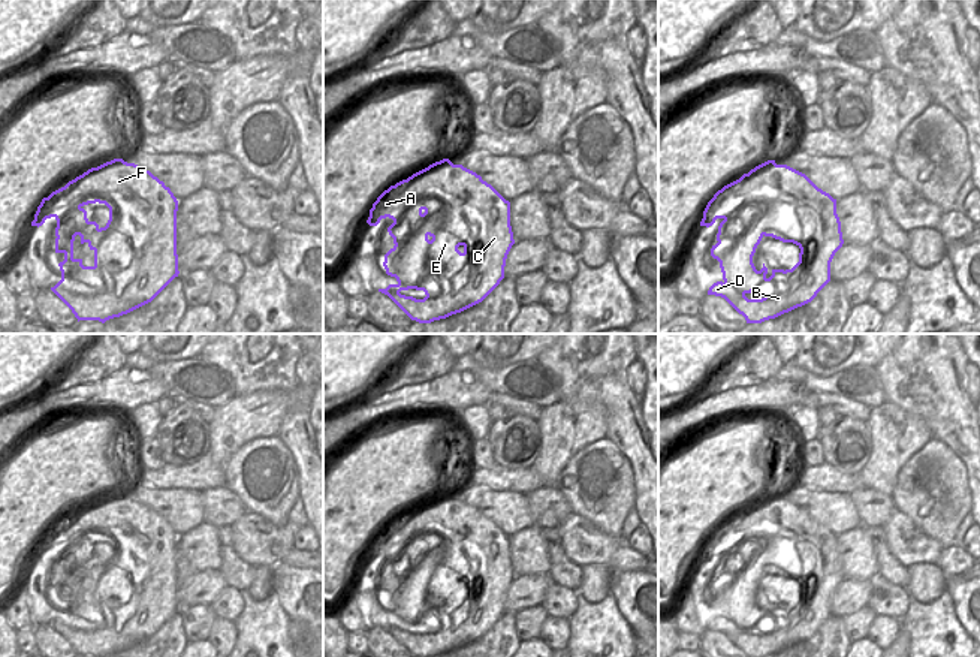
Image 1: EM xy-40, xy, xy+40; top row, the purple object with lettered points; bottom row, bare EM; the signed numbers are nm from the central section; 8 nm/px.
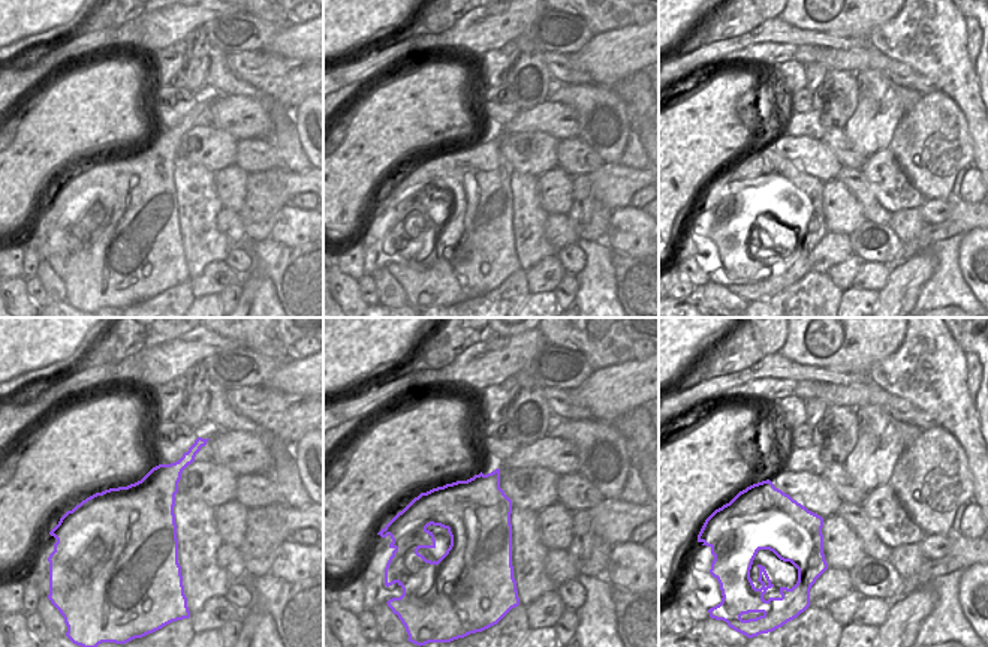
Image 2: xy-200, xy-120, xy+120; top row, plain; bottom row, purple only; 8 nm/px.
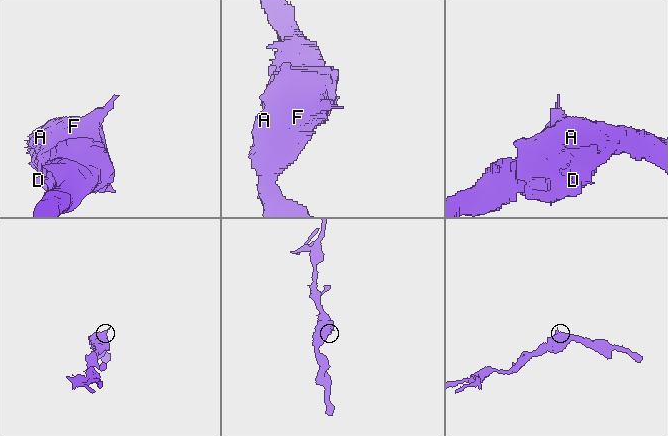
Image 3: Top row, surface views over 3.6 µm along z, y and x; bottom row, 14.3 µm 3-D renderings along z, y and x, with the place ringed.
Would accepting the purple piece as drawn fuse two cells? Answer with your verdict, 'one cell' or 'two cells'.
one cell

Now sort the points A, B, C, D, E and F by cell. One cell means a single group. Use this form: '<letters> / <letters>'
A B C D E F

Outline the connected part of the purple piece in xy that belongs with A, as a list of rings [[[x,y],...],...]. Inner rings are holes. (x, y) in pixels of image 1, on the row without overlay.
[[[443,494],[385,525],[370,545],[367,558],[377,561],[382,554],[392,554],[388,563],[393,582],[385,590],[386,609],[396,614],[379,627],[388,630],[411,656],[434,657],[461,648],[482,638],[504,614],[507,590],[515,579],[510,561],[510,537],[476,507]],[[401,626],[423,626],[425,633],[401,630]]]

